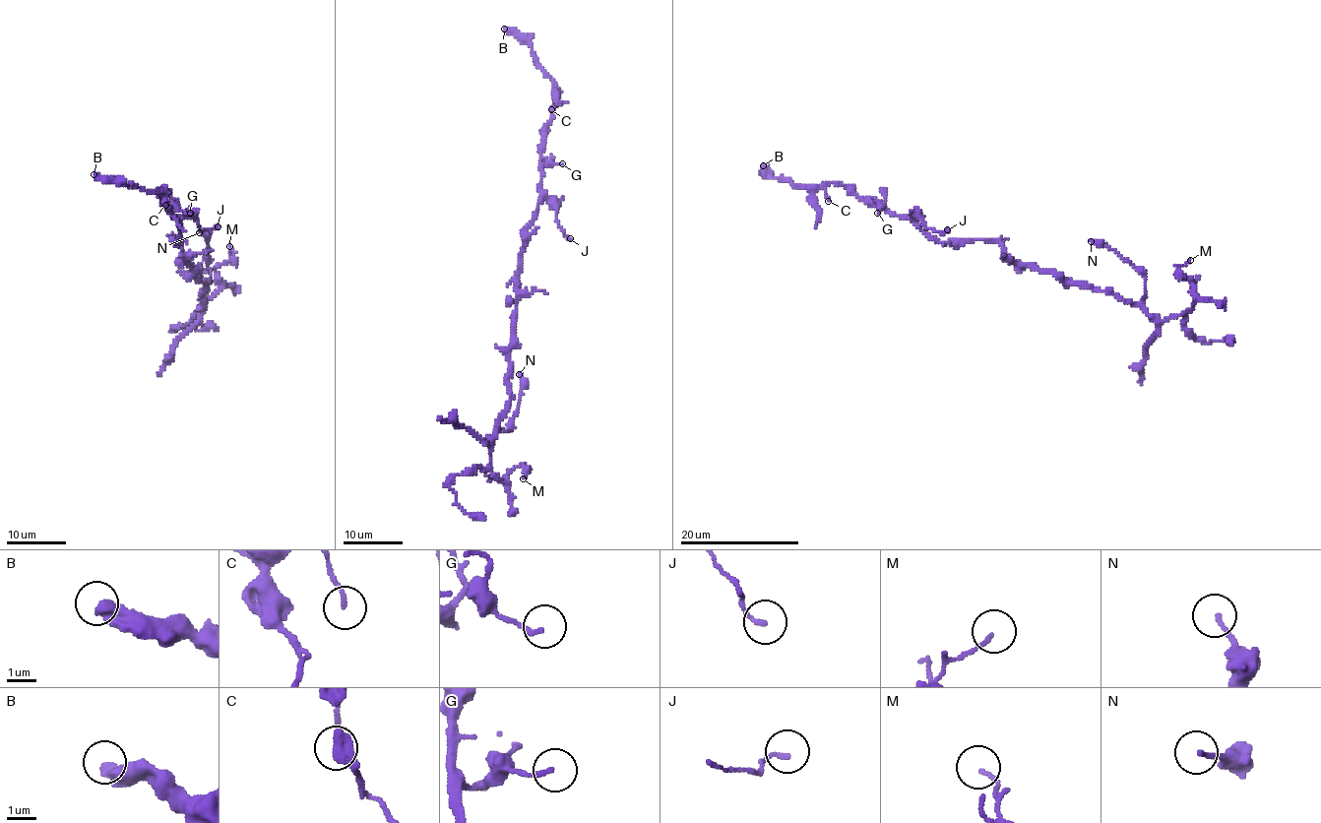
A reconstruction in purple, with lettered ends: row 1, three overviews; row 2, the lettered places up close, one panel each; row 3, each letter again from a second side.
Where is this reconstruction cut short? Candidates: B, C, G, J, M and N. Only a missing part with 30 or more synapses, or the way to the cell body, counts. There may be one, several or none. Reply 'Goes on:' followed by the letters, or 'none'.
Goes on: none

